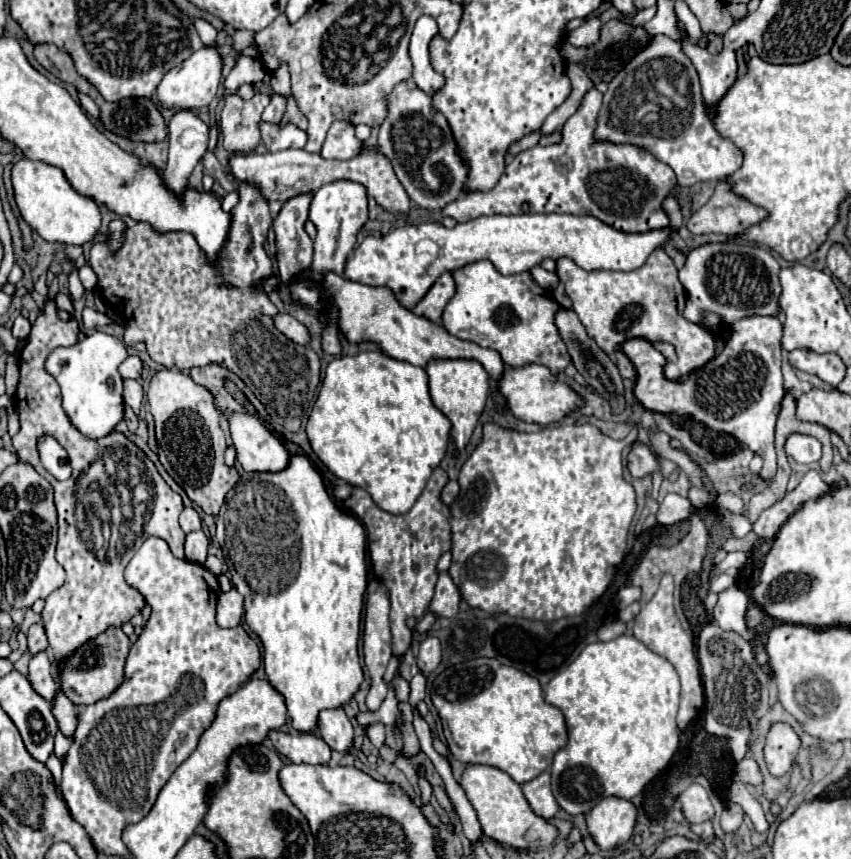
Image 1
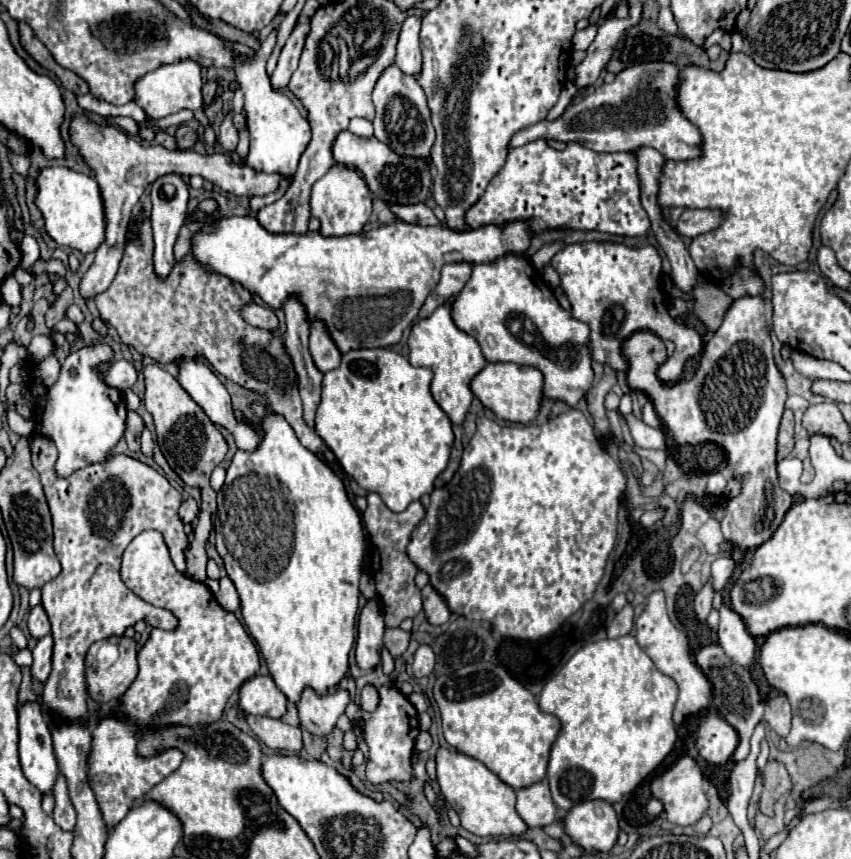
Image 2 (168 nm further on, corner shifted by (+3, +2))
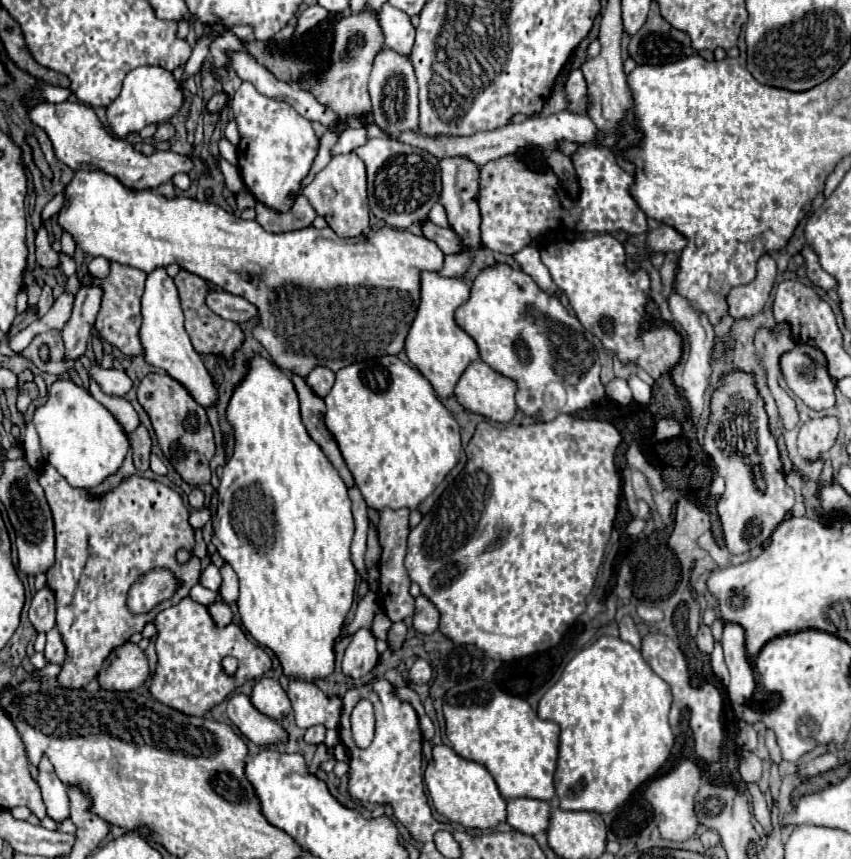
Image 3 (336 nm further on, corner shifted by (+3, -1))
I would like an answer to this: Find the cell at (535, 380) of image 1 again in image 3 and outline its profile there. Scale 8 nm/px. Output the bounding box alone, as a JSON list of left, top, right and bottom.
[455,361,517,423]

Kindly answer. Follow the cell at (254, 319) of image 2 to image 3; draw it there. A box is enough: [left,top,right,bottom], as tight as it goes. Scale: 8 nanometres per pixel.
[205,289,257,323]

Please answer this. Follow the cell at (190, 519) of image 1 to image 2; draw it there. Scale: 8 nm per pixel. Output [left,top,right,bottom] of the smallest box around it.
[179,498,199,524]

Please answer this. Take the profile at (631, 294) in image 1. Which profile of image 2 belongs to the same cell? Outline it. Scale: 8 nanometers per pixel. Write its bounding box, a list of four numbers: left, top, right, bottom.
[551,242,703,382]

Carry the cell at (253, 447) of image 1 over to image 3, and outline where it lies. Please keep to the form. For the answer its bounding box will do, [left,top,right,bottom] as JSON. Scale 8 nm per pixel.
[139,269,217,405]

